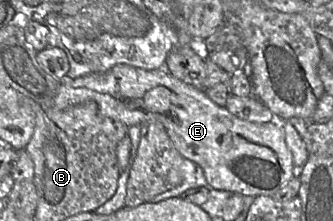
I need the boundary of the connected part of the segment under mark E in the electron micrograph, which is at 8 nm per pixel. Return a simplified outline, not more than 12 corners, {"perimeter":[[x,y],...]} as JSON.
{"perimeter":[[165,69],[65,76],[128,127],[160,122],[210,189],[272,196],[298,172],[279,121],[254,123]]}

